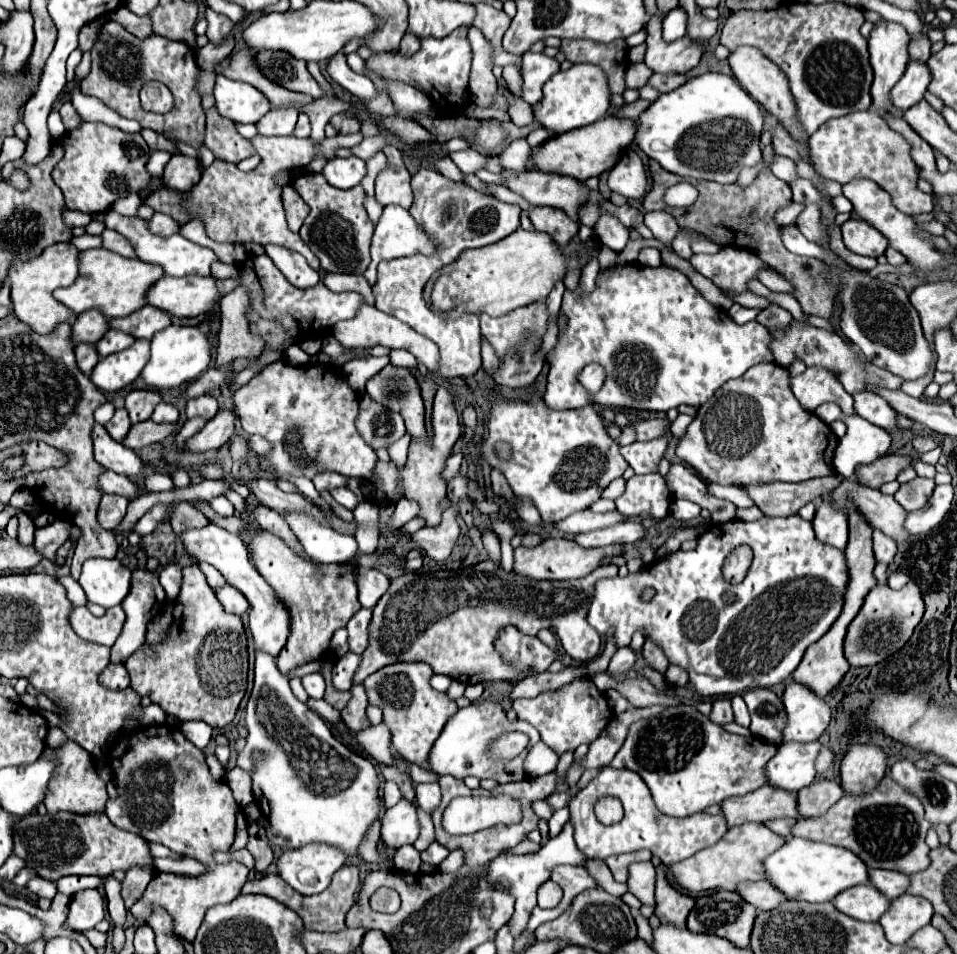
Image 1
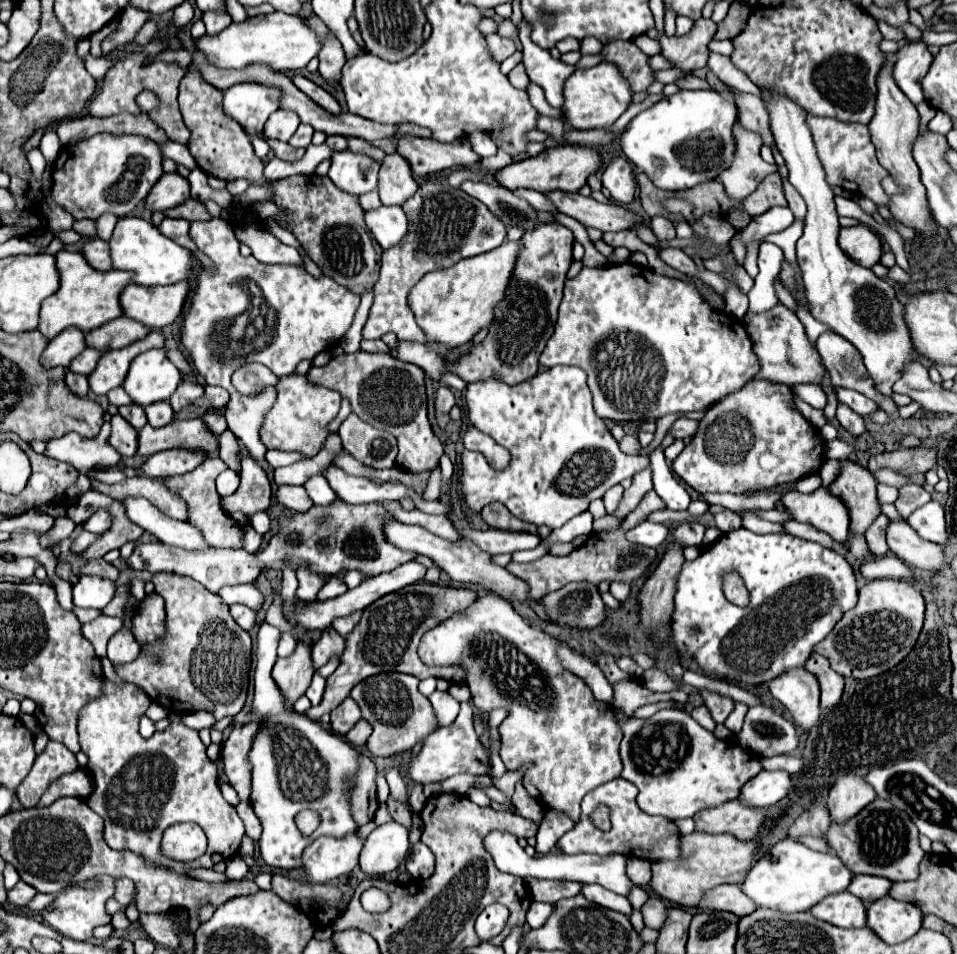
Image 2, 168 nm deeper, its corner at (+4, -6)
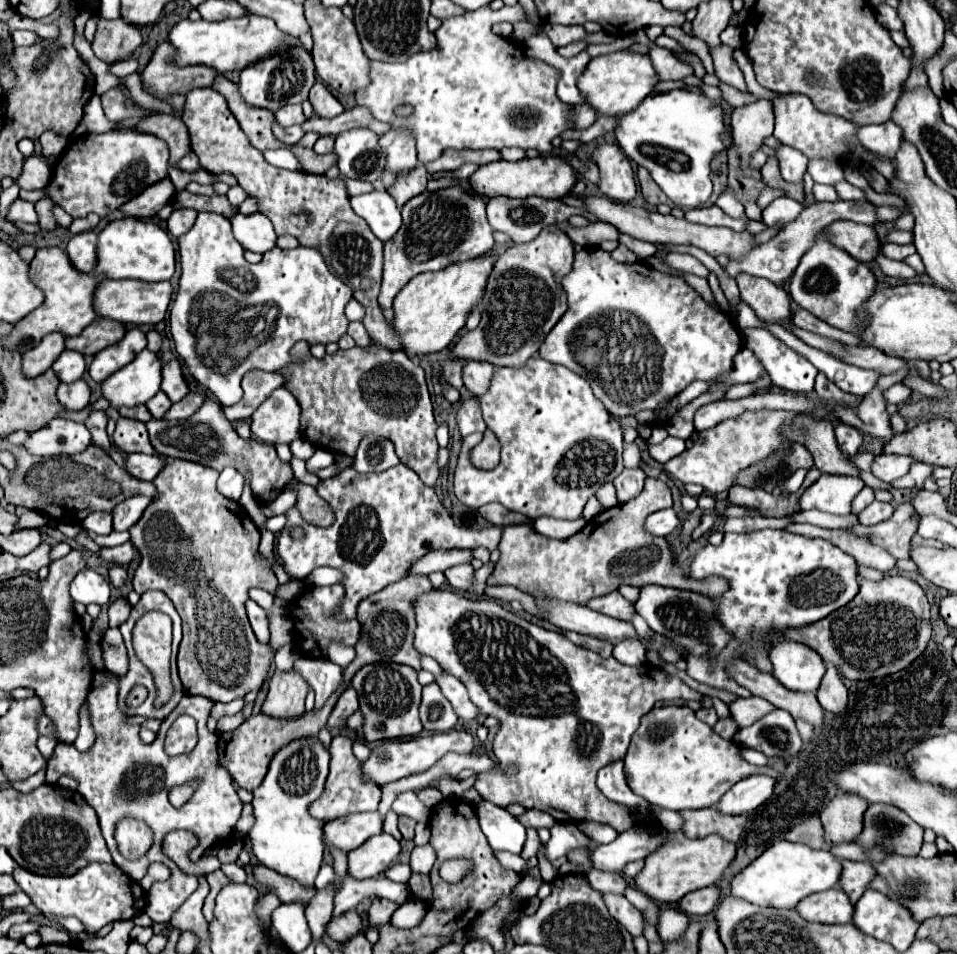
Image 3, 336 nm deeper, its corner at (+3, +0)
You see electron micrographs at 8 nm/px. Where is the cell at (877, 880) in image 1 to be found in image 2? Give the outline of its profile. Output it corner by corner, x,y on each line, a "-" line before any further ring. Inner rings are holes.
854,876
852,884
848,886
848,892
852,892
854,896
858,896
864,904
868,902
876,902
878,898
888,896
888,890
892,888
892,882
880,876

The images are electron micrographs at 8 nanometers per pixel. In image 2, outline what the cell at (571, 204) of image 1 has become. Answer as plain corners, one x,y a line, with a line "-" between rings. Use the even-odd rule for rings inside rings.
548,192
548,200
556,206
558,212
572,216
586,228
596,228
602,232
618,232
628,230
638,218
636,214
628,212
622,206
616,204
600,204
592,196
586,198
582,194
570,194
570,192

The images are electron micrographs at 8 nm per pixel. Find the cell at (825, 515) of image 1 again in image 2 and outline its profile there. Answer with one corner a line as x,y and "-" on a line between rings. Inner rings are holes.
818,488
812,494
788,492
782,498
782,504
792,512
794,520
812,524
820,532
826,532
834,542
842,544
848,540
848,510
828,490

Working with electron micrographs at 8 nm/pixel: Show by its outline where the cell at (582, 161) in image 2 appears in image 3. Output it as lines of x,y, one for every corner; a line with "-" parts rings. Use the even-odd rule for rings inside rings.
539,156
539,158
523,158
519,162
489,162
483,164
471,174
469,182
475,194
479,196
509,196
509,198
525,198
525,196
541,196
541,198
563,198
575,184
575,170
565,164
559,156

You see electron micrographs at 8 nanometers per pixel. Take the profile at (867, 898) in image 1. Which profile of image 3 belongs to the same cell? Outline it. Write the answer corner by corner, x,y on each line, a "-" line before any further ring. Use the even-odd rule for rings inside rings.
841,888
807,896
795,910
803,920
817,924
847,924
853,918
853,904

